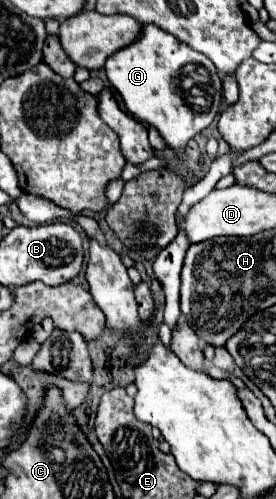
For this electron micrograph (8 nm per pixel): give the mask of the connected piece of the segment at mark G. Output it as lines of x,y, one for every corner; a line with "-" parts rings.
148,25
144,27
138,41
112,53
104,65
106,77
110,85
120,93
126,111
134,115
138,121
144,121
150,127
158,129
160,137
176,153
184,153
186,143
194,135
202,133
214,121
220,105
220,95
214,95
214,101
208,111
204,113
192,111
192,105
188,105
180,89
180,73
182,67
188,63
196,63
206,67
208,71
216,71
216,67
212,65
212,61
208,61
206,55
190,49
186,43
180,43
174,35
162,31
160,27

